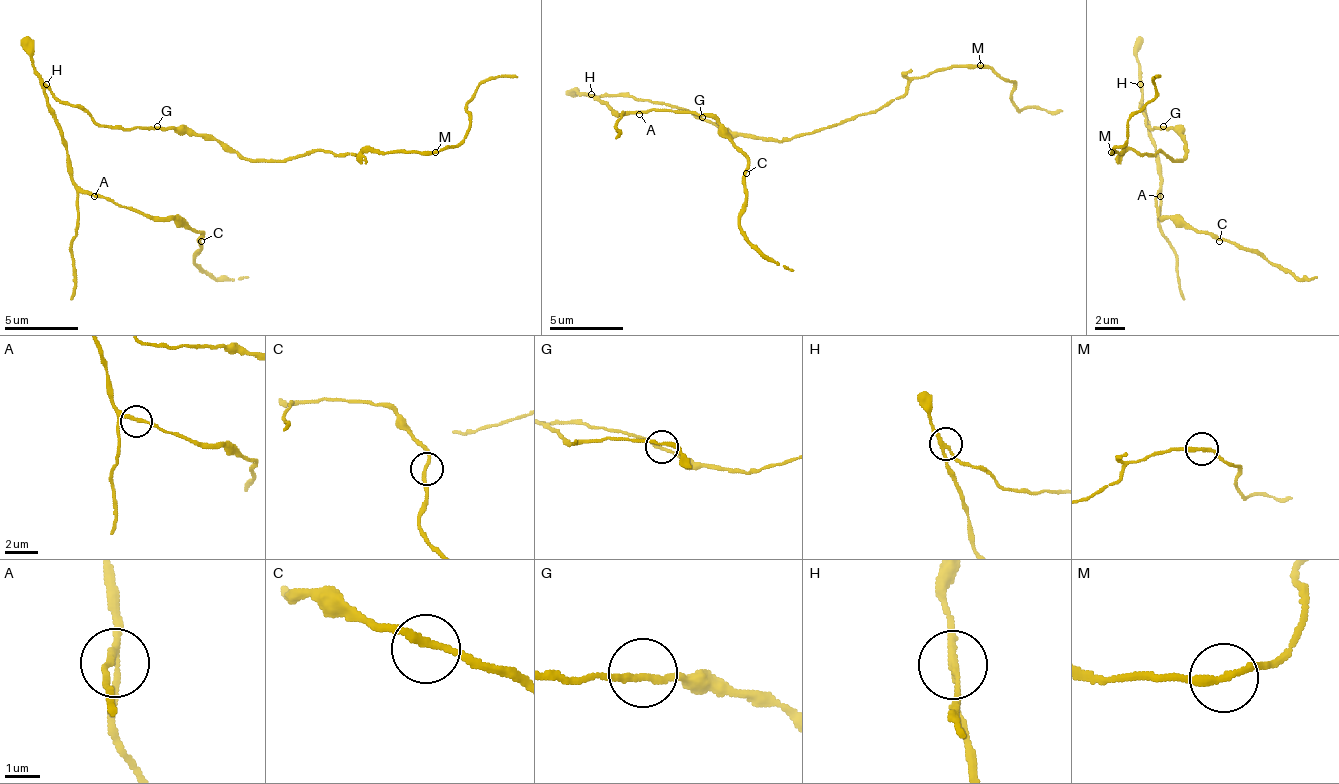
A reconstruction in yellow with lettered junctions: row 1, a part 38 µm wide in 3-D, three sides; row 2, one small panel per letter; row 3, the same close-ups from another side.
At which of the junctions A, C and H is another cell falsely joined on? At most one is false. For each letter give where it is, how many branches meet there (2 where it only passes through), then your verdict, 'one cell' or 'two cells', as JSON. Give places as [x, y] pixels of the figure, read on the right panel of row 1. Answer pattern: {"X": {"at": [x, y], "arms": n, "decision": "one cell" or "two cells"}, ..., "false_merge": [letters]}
{"A": {"at": [1160, 196], "arms": 3, "decision": "one cell"}, "C": {"at": [1219, 241], "arms": 2, "decision": "one cell"}, "H": {"at": [1140, 84], "arms": 3, "decision": "two cells"}, "false_merge": ["H"]}

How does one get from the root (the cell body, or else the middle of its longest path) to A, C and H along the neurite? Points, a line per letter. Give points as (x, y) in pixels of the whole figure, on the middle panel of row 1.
A: (676, 106), (631, 99), (628, 95), (594, 95), (616, 114), (639, 114)
C: (676, 106), (628, 95), (594, 95), (616, 114), (687, 110), (713, 117), (746, 158), (746, 173)
H: (676, 106), (631, 99), (628, 95), (591, 95)

